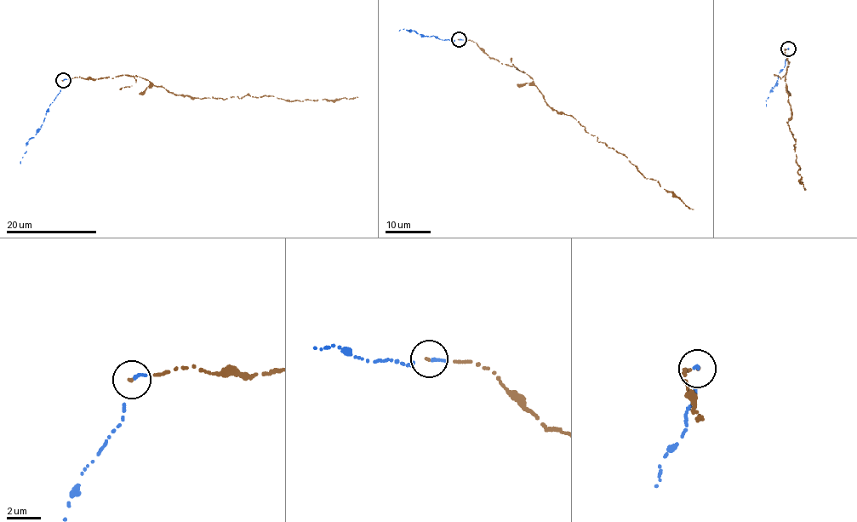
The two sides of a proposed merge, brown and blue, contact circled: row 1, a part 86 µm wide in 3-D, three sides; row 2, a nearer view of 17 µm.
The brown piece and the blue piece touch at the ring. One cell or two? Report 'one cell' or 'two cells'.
two cells

